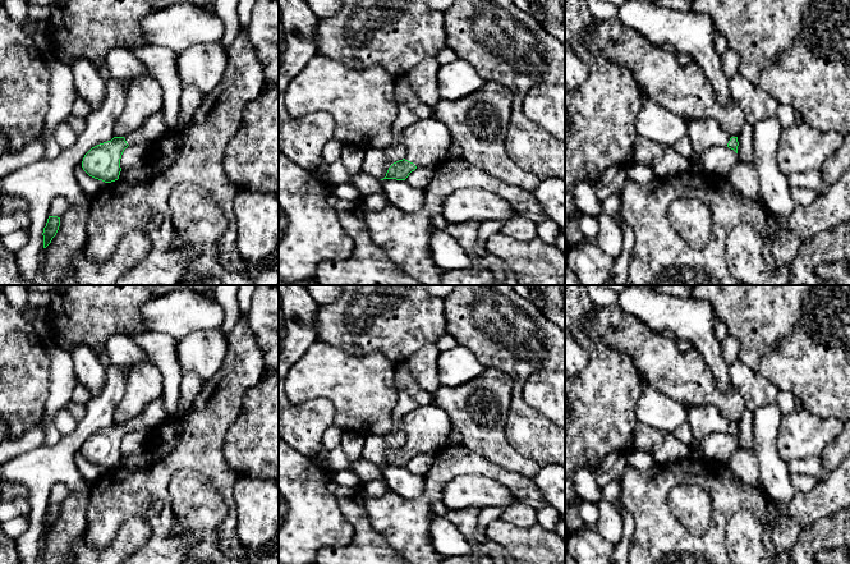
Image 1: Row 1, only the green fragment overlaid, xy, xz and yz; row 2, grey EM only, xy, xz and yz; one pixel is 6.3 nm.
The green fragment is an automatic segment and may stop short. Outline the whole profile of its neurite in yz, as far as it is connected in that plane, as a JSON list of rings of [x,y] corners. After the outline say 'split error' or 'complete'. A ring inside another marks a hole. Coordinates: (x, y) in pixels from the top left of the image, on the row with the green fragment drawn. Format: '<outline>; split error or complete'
[[[697,118],[686,121],[688,137],[693,148],[702,152],[712,146],[727,146],[738,153],[738,137],[725,133],[717,120],[712,118]]]; split error

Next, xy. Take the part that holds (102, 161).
[[[160,110],[146,119],[144,125],[124,137],[114,137],[111,141],[92,147],[83,157],[82,168],[92,178],[111,183],[119,179],[120,159],[129,145],[150,148],[155,146],[167,129],[164,111]]]; split error

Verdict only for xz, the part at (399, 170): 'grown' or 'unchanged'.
grown

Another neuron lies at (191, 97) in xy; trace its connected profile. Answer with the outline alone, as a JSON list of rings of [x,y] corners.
[[[182,86],[179,123],[169,133],[175,134],[183,132],[183,129],[190,123],[190,119],[202,102],[203,96],[205,95],[194,86]]]

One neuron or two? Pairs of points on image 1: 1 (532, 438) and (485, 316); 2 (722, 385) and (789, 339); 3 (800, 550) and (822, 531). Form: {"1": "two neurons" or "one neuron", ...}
{"1": "one neuron", "2": "two neurons", "3": "one neuron"}

